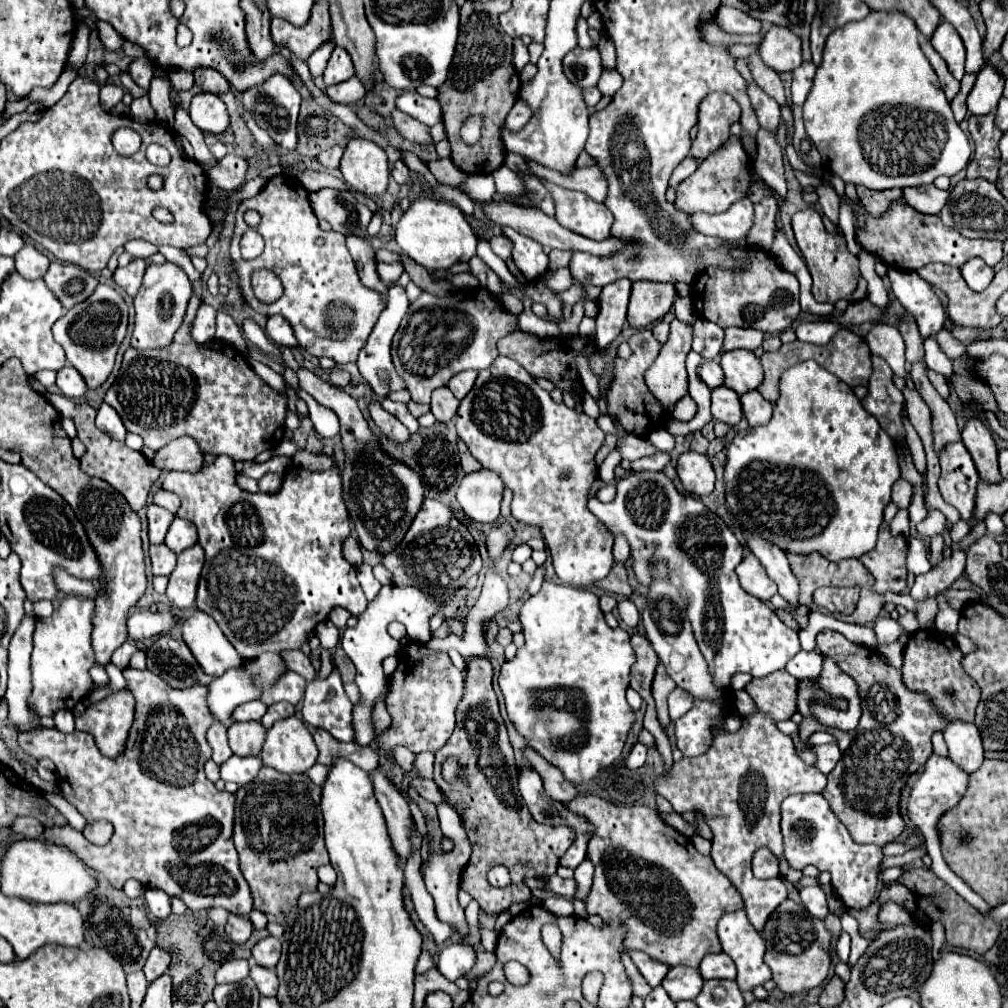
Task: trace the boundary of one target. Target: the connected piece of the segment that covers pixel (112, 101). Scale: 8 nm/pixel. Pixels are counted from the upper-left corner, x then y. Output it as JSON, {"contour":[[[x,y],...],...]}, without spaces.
{"contour":[[[104,83],[102,89],[100,89],[100,101],[102,101],[102,107],[106,111],[110,111],[116,103],[122,101],[122,95],[124,95],[124,89],[118,87],[118,85],[112,85],[112,83]]]}

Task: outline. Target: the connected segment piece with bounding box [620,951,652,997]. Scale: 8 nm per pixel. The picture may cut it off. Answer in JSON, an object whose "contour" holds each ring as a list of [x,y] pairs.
{"contour":[[[626,951],[622,953],[622,957],[620,957],[620,959],[624,961],[626,973],[628,973],[630,981],[632,981],[632,993],[634,993],[634,995],[638,995],[638,997],[646,997],[646,995],[652,991],[652,987],[644,981],[644,977],[640,975],[640,971],[636,969],[636,965],[632,963],[632,959],[630,959],[630,955],[628,955]]]}

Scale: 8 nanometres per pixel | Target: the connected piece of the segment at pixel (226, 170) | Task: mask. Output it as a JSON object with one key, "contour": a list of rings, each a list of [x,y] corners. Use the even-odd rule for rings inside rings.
{"contour":[[[228,153],[226,157],[222,157],[218,161],[218,165],[214,165],[208,173],[210,181],[216,183],[218,187],[226,189],[226,191],[232,191],[234,187],[238,187],[242,181],[244,181],[244,173],[246,173],[246,159],[244,157],[238,157],[234,153]]]}

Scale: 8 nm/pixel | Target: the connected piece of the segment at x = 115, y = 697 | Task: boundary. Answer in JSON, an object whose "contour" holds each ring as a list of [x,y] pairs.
{"contour":[[[122,689],[76,715],[76,731],[90,733],[104,757],[120,757],[134,721],[134,697]]]}

